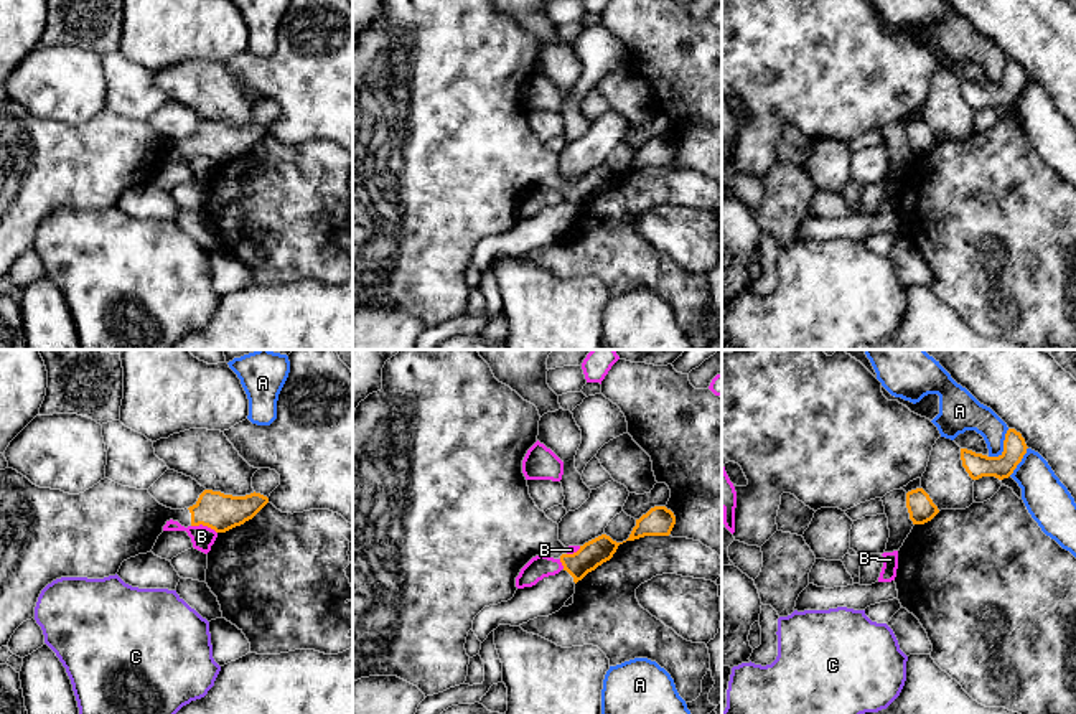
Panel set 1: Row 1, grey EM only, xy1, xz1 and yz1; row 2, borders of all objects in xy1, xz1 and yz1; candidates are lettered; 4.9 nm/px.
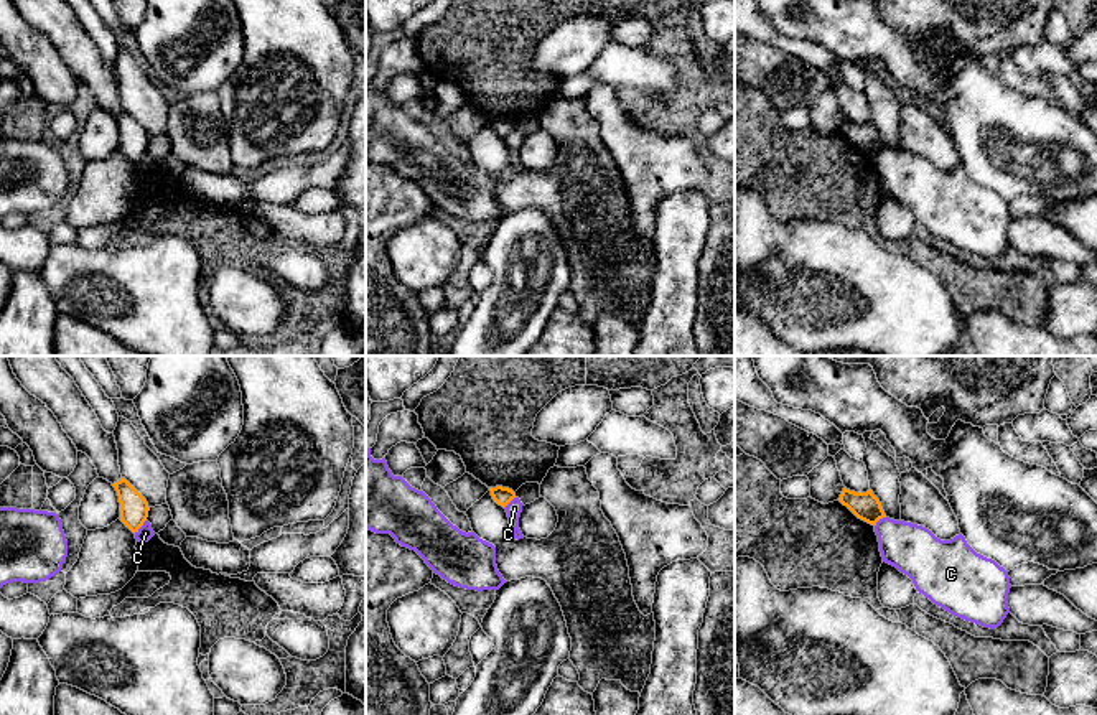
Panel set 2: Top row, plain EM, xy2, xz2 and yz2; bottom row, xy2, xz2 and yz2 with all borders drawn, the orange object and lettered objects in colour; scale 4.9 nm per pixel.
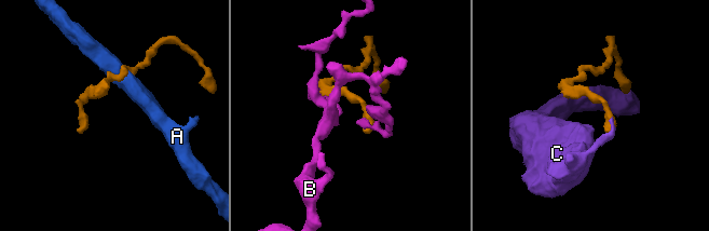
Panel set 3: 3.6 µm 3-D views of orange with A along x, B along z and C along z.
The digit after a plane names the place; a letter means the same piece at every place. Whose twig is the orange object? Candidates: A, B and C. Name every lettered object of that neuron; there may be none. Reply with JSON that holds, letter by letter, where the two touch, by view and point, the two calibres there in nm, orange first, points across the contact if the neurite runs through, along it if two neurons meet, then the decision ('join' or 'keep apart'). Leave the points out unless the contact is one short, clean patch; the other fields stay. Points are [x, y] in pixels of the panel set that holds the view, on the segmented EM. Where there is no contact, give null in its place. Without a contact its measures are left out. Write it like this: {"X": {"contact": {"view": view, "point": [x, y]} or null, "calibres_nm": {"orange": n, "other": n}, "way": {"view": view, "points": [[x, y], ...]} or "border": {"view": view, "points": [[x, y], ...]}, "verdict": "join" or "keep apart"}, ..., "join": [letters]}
{"A": {"contact": {"view": "yz1", "point": [1004, 447]}, "calibres_nm": {"orange": 120, "other": 170}, "verdict": "keep apart"}, "B": {"contact": {"view": "xy1", "point": [205, 525]}, "calibres_nm": {"orange": 180, "other": 110}, "verdict": "keep apart"}, "C": {"contact": {"view": "xy2", "point": [140, 526]}, "calibres_nm": {"orange": 140, "other": 80}, "border": {"view": "xy2", "points": [[145, 519], [134, 532]]}, "verdict": "keep apart"}, "join": []}

